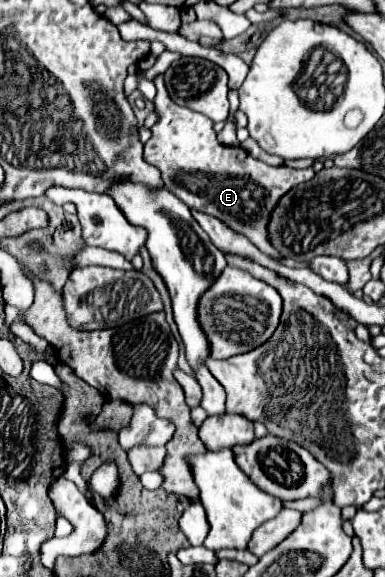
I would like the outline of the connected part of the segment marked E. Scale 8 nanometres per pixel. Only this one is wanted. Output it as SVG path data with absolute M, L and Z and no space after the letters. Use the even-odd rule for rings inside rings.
M164 74L154 78L154 86L158 90L154 96L154 112L158 114L158 122L150 128L152 138L144 144L144 160L162 172L164 186L174 196L182 198L184 204L220 218L232 230L244 234L264 254L280 258L266 238L270 212L282 194L300 182L308 182L314 176L314 170L268 166L260 160L254 160L238 146L222 146L216 138L210 118L170 100L164 86ZM256 188L262 188L266 194L256 198Z

